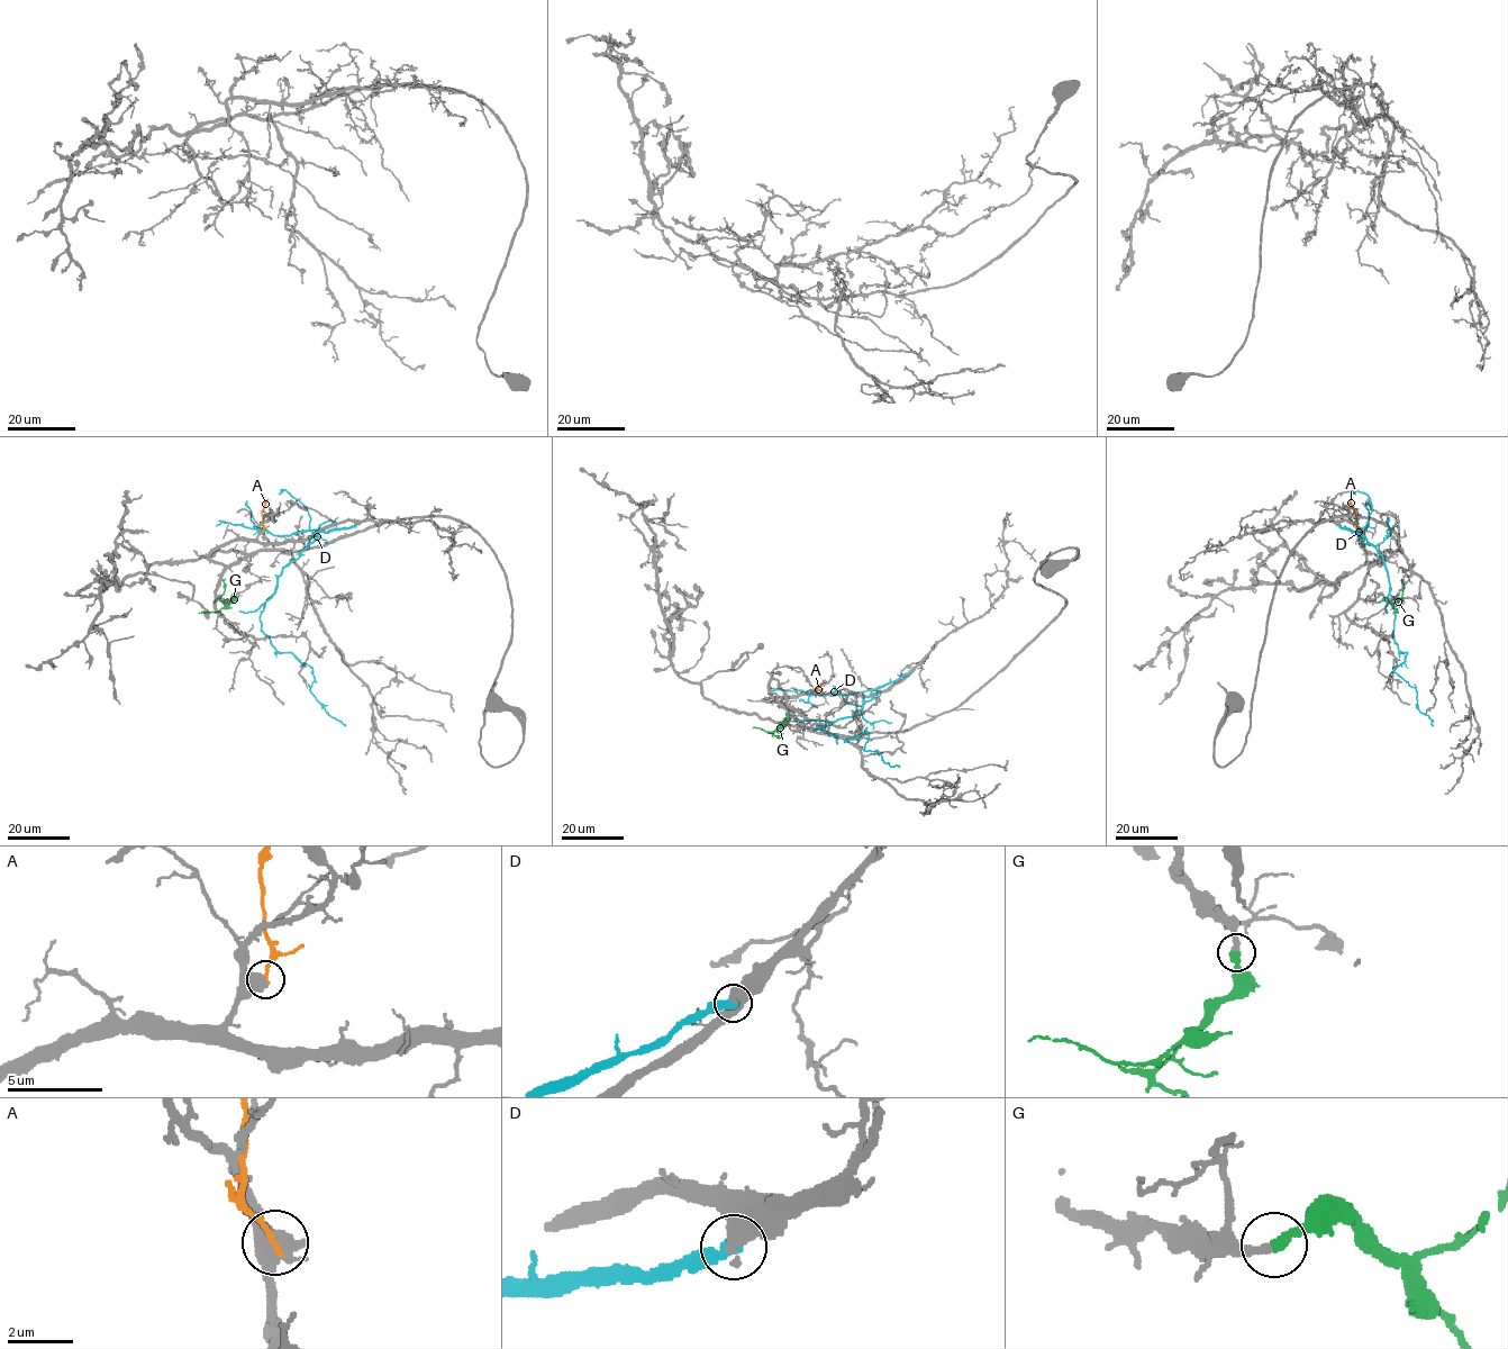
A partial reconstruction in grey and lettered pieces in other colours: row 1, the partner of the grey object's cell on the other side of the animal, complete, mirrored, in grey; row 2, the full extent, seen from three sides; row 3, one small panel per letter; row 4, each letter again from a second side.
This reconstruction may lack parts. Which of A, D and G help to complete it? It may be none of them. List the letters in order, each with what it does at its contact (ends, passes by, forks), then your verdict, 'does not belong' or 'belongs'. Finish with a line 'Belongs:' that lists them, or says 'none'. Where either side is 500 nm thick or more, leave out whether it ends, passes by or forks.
A: does not belong
D: it ends; does not belong
G: it ends; belongs
Belongs: G

